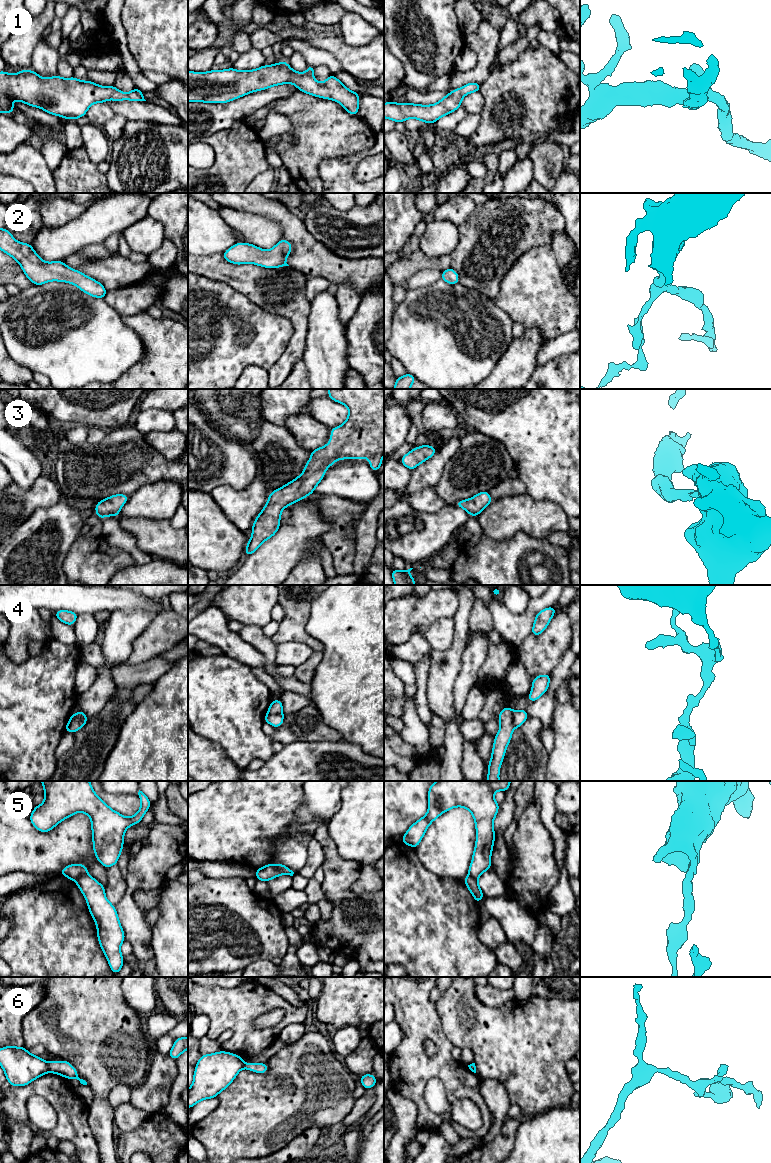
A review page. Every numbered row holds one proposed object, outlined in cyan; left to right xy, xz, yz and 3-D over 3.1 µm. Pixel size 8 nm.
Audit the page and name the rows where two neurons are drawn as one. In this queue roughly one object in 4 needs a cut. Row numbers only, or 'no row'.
4, 5, 6

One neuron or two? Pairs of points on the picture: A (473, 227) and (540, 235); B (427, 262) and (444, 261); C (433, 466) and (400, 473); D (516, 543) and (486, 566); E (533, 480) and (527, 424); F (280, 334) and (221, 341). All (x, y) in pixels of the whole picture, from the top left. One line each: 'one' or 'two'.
A: one
B: one
C: two
D: one
E: one
F: one

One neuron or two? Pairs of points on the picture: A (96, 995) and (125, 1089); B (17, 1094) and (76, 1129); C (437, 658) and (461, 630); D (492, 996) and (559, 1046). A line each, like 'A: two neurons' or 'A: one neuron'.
A: two neurons
B: one neuron
C: one neuron
D: two neurons

